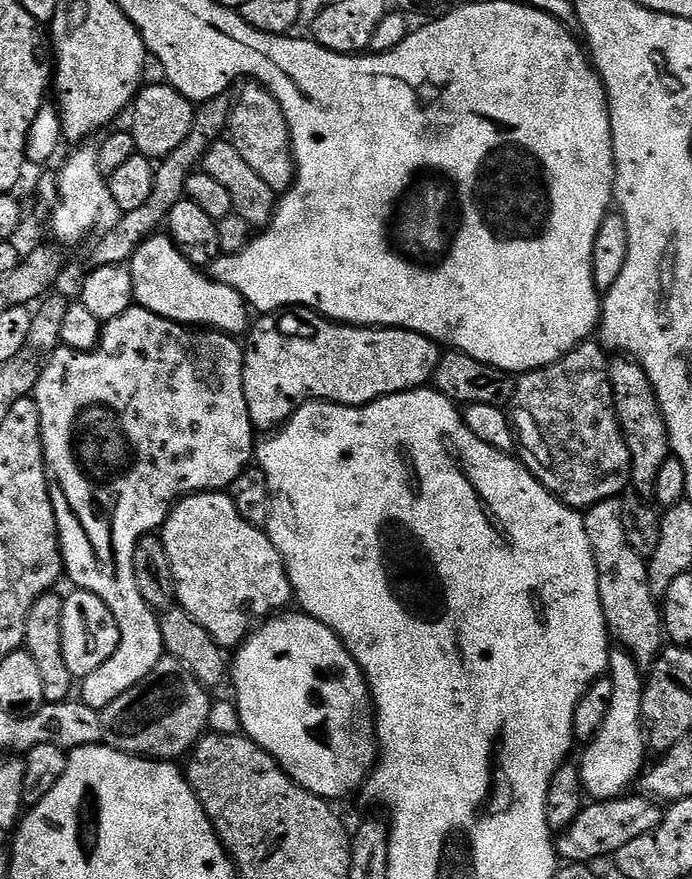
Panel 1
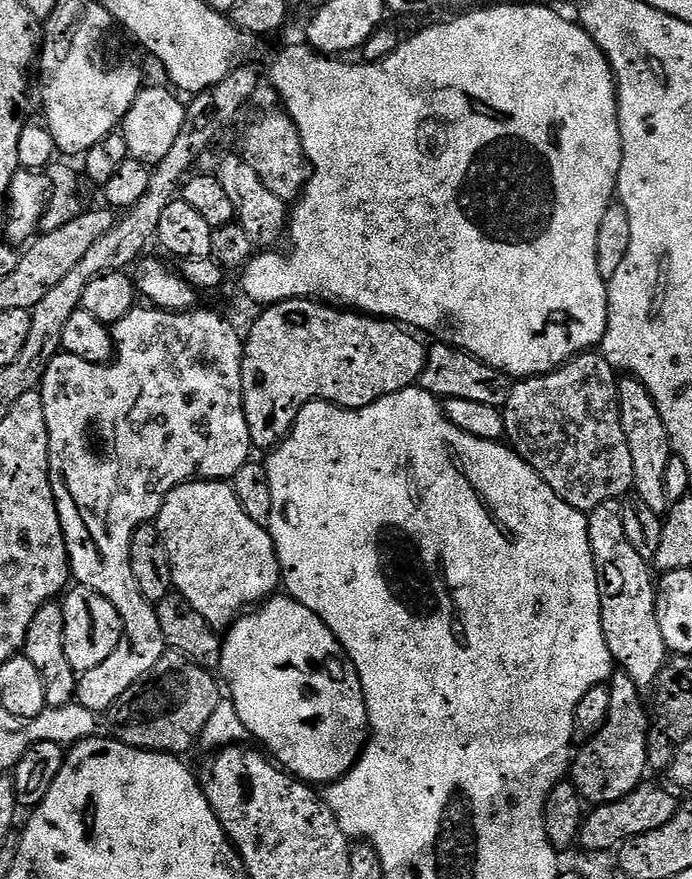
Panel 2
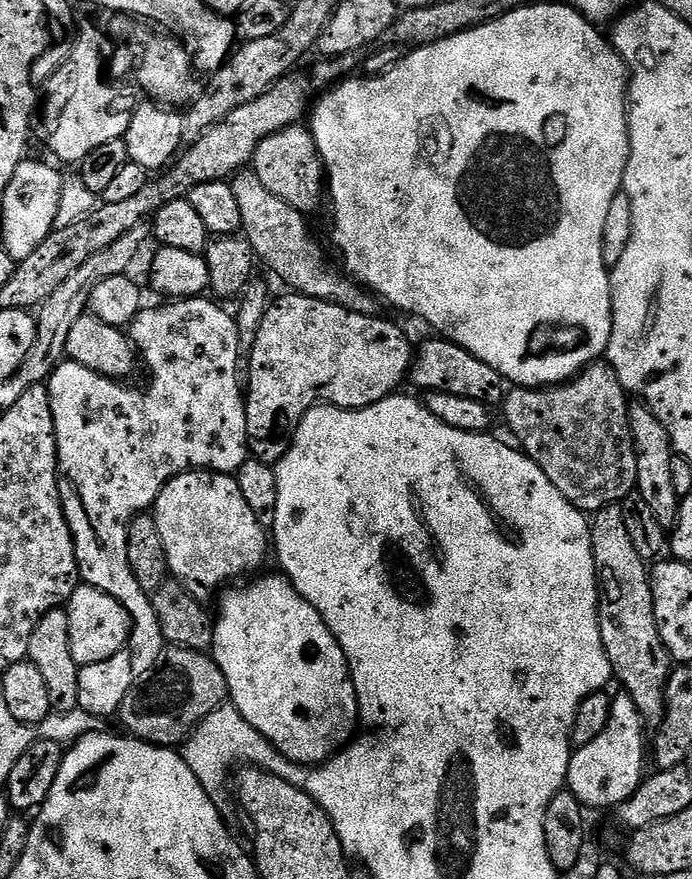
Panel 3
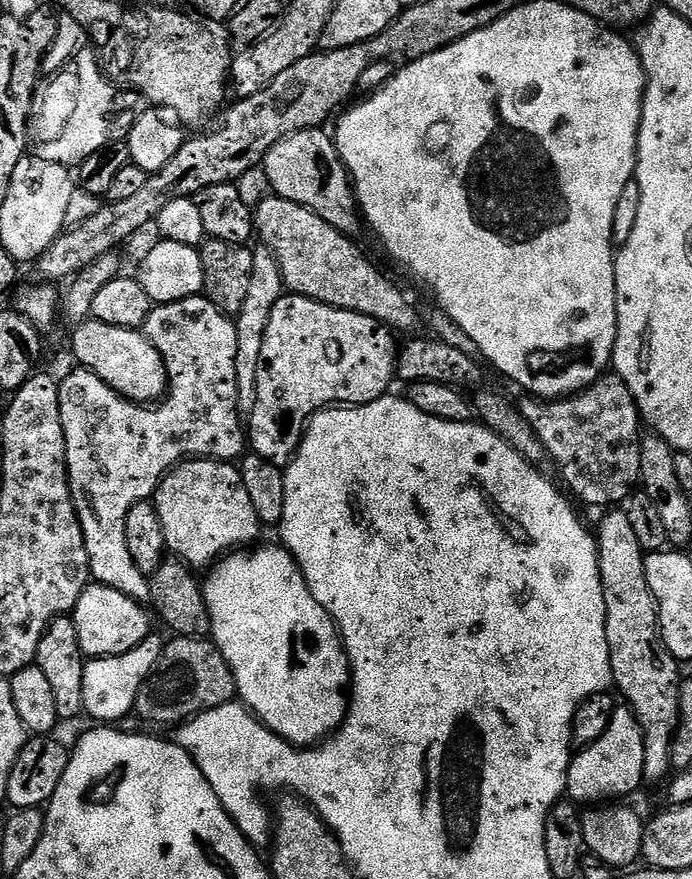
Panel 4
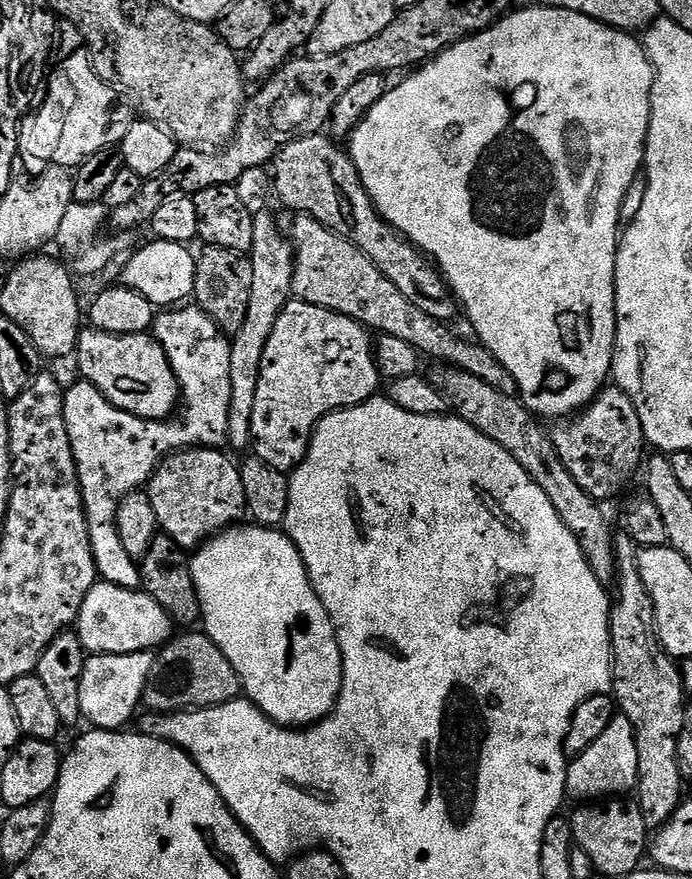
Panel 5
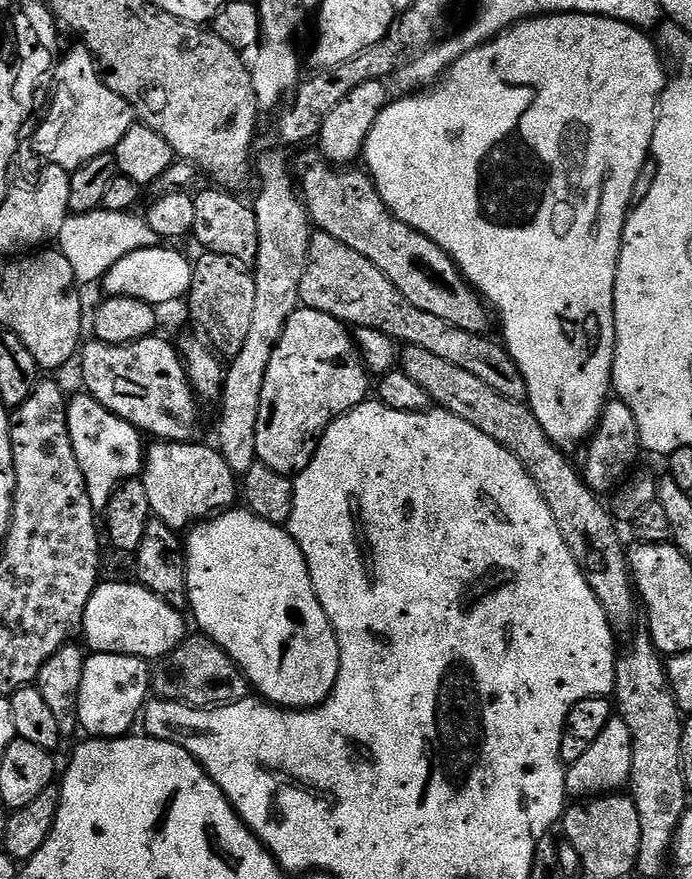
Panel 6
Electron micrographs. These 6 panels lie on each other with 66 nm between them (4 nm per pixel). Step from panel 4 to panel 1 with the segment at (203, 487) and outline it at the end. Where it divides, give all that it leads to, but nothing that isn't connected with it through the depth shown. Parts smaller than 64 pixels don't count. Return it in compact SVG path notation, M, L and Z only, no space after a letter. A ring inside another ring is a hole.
M227 491L193 492L177 500L164 523L162 539L176 586L175 603L197 620L220 648L239 648L257 622L293 603L280 551L264 528L256 528L238 514Z

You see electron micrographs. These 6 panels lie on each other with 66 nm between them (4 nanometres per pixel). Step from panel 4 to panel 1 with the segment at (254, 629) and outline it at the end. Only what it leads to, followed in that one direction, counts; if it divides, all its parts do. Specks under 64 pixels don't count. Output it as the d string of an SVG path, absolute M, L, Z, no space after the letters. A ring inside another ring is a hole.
M288 610L283 614L277 615L275 618L265 619L249 635L248 639L239 648L235 649L234 659L230 664L231 684L233 690L236 691L234 703L240 715L240 727L243 735L249 736L255 744L262 746L262 750L270 753L284 773L295 784L302 785L305 790L312 792L316 796L321 796L326 801L337 802L336 800L342 799L343 796L350 795L355 788L357 791L363 785L364 781L367 780L369 772L372 771L378 759L376 714L372 702L372 689L368 687L368 679L364 676L364 671L358 666L358 662L348 653L344 643L325 624L318 622L313 616L307 616L305 612L299 610Z

